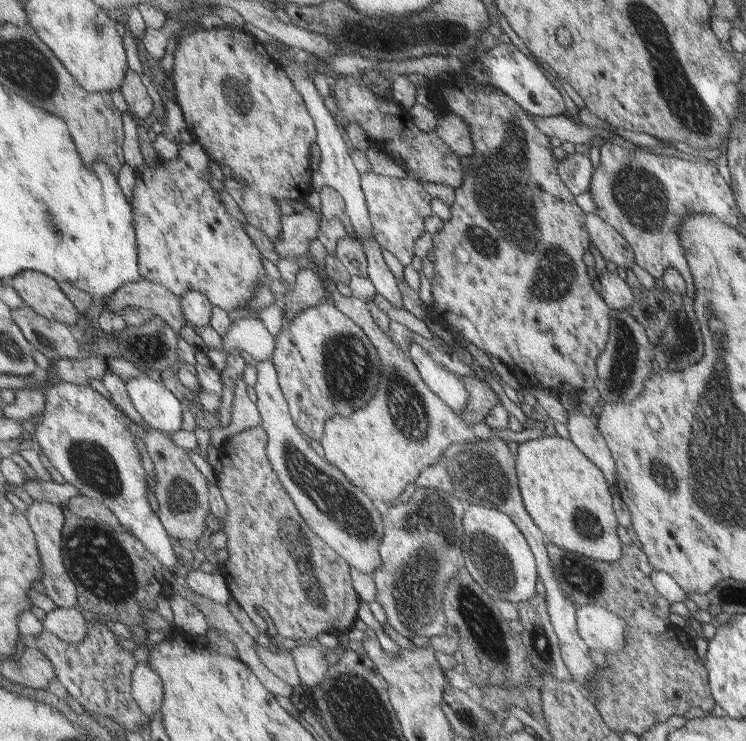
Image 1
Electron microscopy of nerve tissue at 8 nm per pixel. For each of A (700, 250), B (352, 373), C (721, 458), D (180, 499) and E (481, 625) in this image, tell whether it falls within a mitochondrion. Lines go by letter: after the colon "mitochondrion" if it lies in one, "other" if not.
A: other
B: mitochondrion
C: mitochondrion
D: mitochondrion
E: mitochondrion

